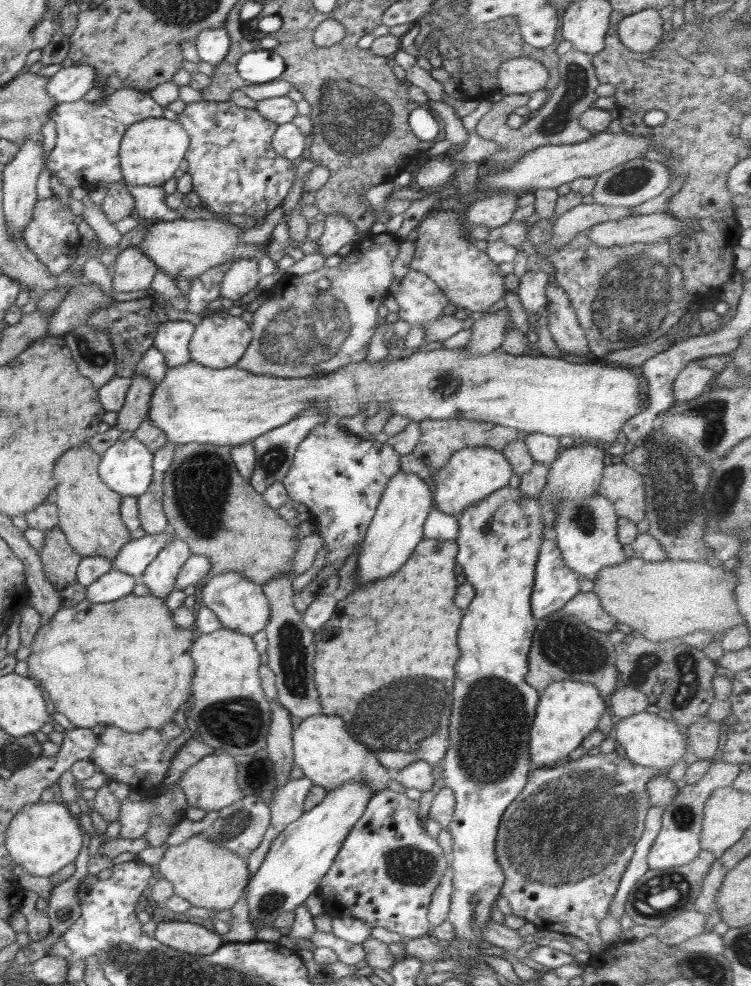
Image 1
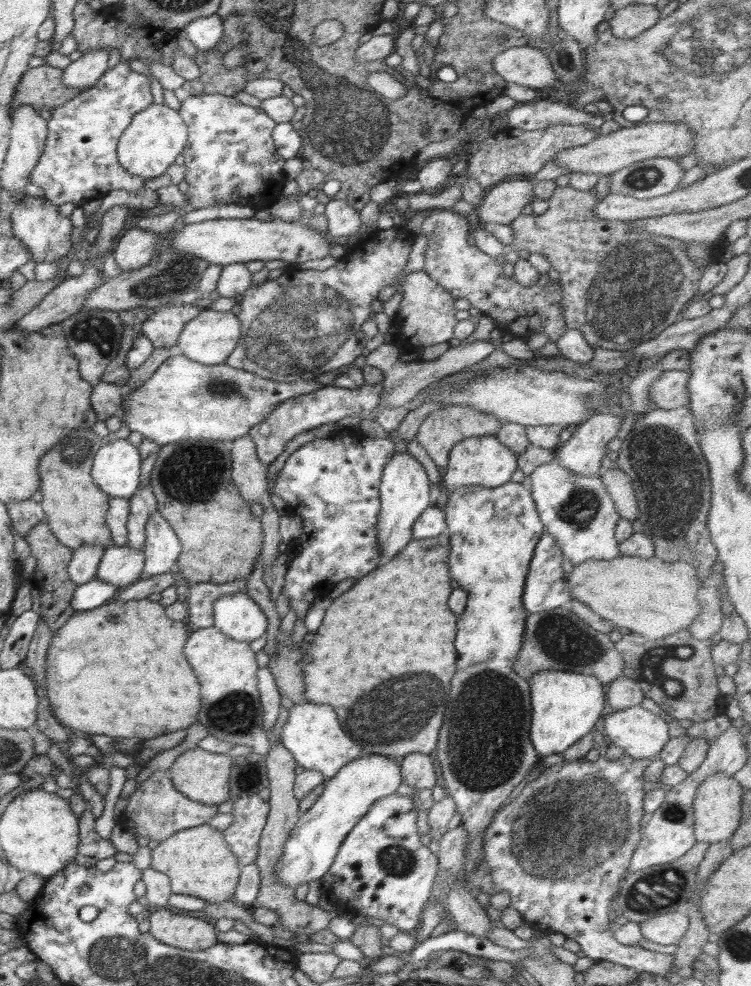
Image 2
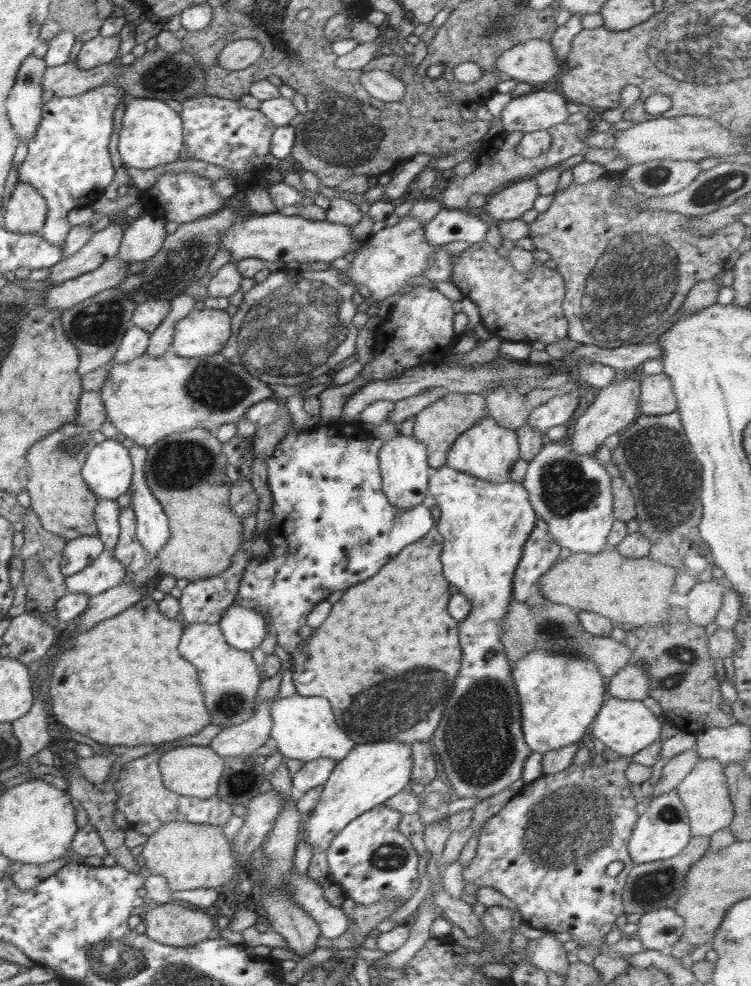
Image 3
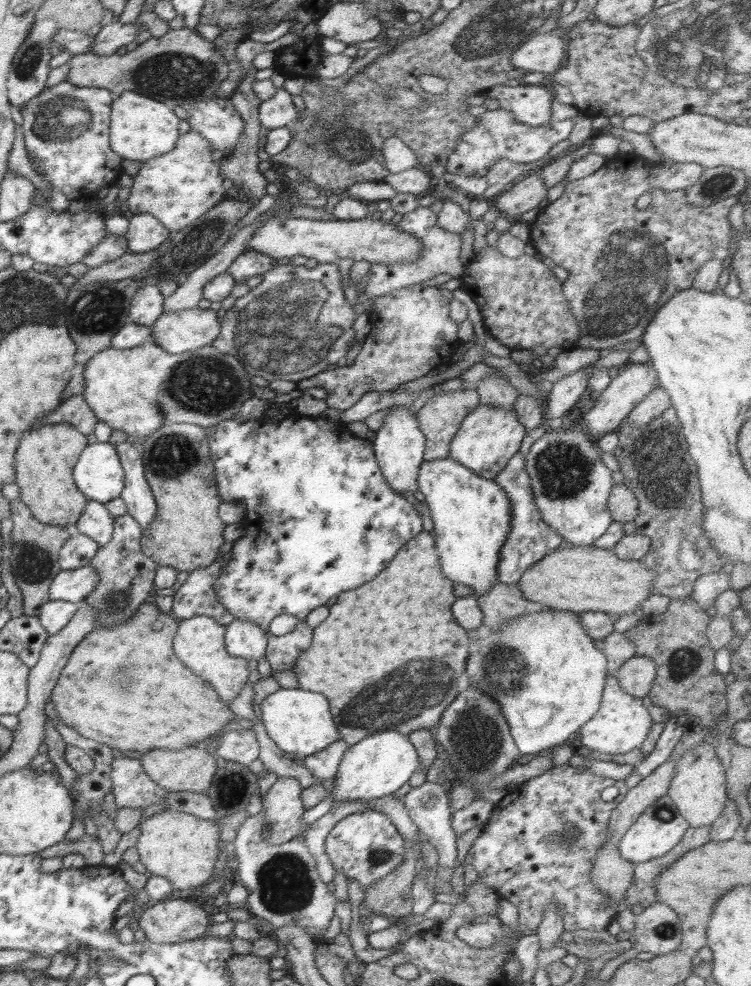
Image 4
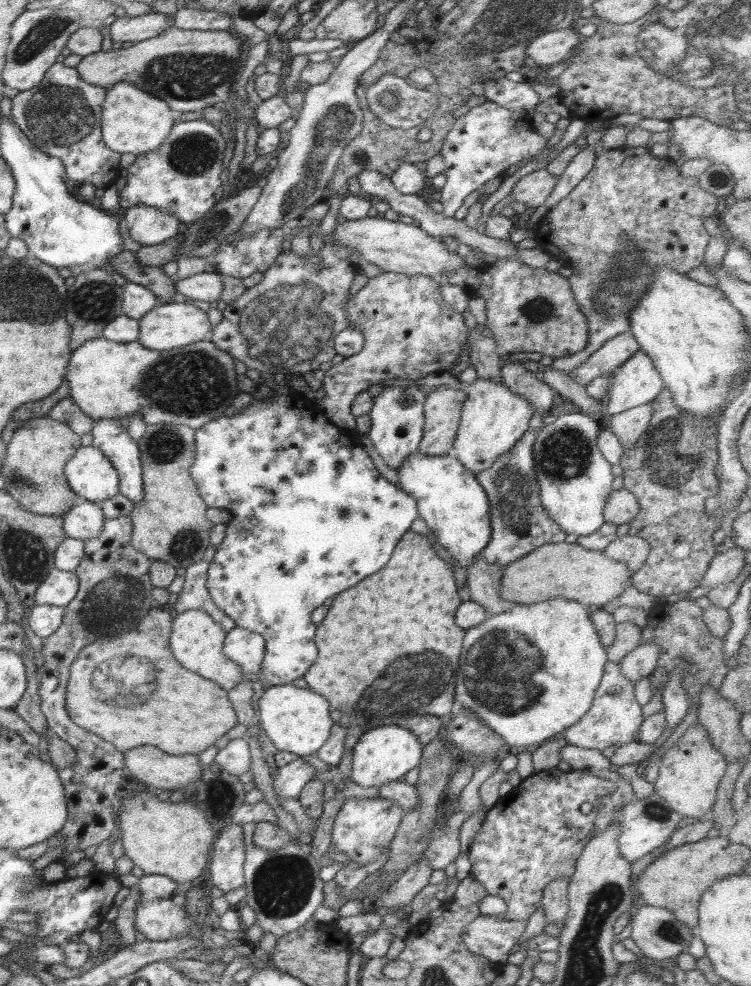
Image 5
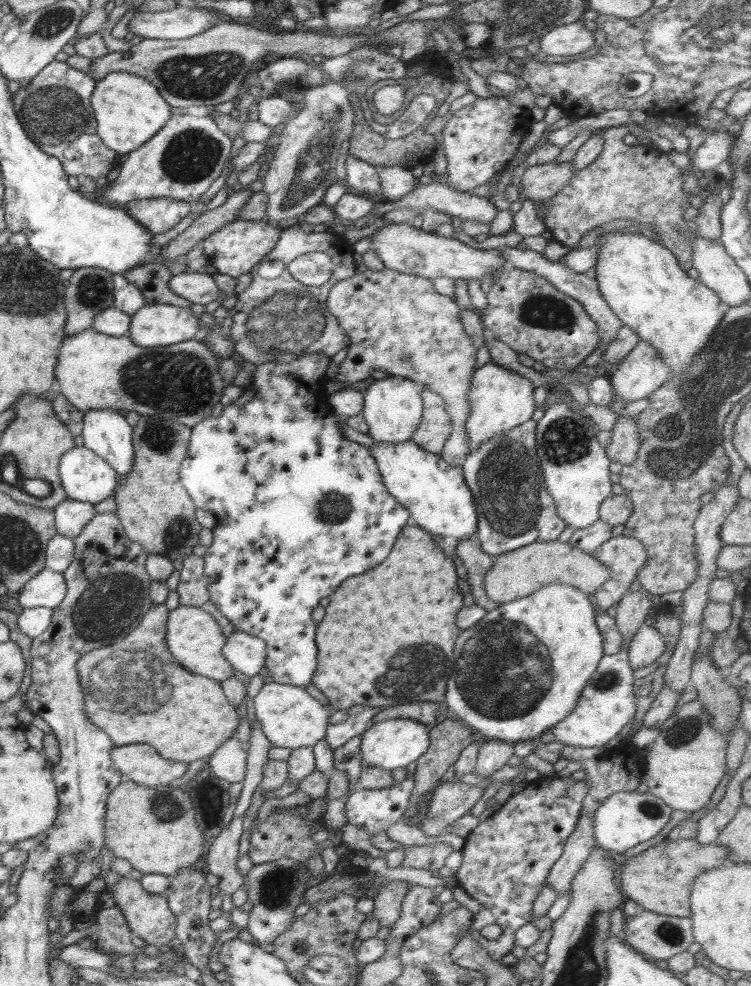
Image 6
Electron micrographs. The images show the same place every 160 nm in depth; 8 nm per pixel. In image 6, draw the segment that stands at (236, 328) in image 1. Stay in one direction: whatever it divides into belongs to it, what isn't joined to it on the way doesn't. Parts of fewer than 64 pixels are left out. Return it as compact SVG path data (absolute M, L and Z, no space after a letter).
M144 305L131 315L128 335L142 347L175 345L200 335L199 322L190 308Z

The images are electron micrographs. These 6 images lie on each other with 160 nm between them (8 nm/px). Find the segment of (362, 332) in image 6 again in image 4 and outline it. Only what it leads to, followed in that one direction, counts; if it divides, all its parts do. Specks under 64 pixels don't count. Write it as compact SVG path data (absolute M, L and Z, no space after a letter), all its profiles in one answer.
M419 284L408 286L404 289L396 289L388 294L369 298L372 304L370 314L371 330L363 340L361 351L355 358L354 364L337 367L334 370L326 369L310 378L296 382L297 388L302 391L313 386L320 386L328 393L324 402L325 410L338 413L354 406L360 397L372 391L394 391L400 384L410 382L420 376L426 376L433 369L442 369L452 362L456 350L462 346L458 338L458 325L449 315L449 300L441 293L439 287L420 286Z

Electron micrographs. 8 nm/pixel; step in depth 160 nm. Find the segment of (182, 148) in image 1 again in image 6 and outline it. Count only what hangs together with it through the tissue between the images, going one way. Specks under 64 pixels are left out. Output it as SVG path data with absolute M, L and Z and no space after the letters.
M112 72L98 80L90 104L97 120L97 134L102 143L119 154L128 154L154 138L171 117L171 106L159 89L145 78L126 72Z

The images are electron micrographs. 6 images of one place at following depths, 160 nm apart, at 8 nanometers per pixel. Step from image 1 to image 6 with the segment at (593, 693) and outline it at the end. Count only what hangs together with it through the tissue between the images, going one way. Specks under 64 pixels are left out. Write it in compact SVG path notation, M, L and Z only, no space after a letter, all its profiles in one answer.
M552 583L535 590L530 596L503 603L494 608L494 610L488 611L480 622L476 622L475 626L464 630L458 636L456 644L454 644L454 666L446 681L444 700L449 708L449 714L462 720L481 739L497 739L498 741L517 743L518 741L536 739L544 731L551 730L554 725L563 721L572 712L580 698L584 685L595 673L600 659L605 655L603 652L603 638L596 625L596 612L594 610L593 599L588 597L586 593L572 585Z

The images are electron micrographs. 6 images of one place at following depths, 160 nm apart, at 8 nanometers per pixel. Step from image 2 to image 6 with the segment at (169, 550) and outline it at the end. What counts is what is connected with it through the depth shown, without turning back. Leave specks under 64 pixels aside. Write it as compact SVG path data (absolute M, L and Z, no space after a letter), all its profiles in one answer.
M114 409L87 410L81 432L84 446L101 456L124 478L134 464L133 428Z

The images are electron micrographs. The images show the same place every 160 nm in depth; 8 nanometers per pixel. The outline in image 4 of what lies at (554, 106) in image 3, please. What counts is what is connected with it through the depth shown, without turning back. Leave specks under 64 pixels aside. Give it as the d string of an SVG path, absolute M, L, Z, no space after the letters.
M544 85L492 86L482 94L496 98L500 108L510 111L522 124L540 126L550 123L552 95Z

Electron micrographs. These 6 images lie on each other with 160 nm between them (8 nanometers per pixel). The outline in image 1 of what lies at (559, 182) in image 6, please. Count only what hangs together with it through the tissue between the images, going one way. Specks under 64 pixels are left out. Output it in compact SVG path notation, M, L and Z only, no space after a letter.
M506 191L490 193L484 199L470 203L466 211L466 220L477 226L488 226L495 229L510 222L512 214L518 208L519 195Z

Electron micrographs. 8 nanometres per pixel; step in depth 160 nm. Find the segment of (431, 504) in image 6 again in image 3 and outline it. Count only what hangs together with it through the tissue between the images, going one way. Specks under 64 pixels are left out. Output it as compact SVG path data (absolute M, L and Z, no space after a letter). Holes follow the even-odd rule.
M451 466L430 468L428 478L428 496L436 500L435 527L444 539L441 558L444 566L444 578L458 588L471 604L470 616L460 626L460 644L462 646L462 668L454 684L454 692L448 700L437 729L431 738L436 752L444 765L450 786L456 798L474 797L483 800L494 794L500 794L512 782L522 778L525 762L533 752L524 740L522 715L518 694L511 677L511 662L506 657L501 641L504 623L502 618L510 610L513 597L512 579L516 567L522 558L524 544L532 532L538 516L532 509L529 495L522 483L510 480L504 483L492 483L484 479L462 474ZM495 652L491 659L486 658Z

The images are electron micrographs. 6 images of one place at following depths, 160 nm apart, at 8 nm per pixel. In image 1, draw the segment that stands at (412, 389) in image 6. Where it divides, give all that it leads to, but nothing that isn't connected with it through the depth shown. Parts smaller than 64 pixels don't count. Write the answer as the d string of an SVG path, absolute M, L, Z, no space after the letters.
M400 470L390 478L361 545L356 569L357 576L362 577L360 584L394 574L412 556L425 539L423 526L433 508L431 488L416 474Z

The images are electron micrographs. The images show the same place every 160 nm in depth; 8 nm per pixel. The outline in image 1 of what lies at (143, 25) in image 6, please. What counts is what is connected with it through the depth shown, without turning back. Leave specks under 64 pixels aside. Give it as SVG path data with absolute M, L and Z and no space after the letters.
M66 64L63 69L48 78L46 90L58 103L76 102L94 88L96 72L88 66Z

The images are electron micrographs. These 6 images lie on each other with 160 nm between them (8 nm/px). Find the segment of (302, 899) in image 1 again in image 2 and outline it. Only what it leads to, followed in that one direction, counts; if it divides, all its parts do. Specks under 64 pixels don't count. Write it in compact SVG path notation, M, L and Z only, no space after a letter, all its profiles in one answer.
M368 753L366 756L348 762L340 768L331 779L324 782L322 794L305 813L300 814L295 827L290 831L284 845L284 854L275 866L275 879L284 886L295 888L301 884L309 884L321 880L334 862L338 849L346 835L354 825L370 810L370 807L379 798L396 793L396 789L403 783L400 761L384 758L380 754Z

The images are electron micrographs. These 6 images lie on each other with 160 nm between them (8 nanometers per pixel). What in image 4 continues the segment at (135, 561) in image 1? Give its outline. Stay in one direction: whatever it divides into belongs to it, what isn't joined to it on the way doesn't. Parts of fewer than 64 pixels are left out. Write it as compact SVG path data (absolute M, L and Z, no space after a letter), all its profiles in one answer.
M83 566L74 570L61 570L48 589L49 600L80 602L93 591L100 577L94 566Z

